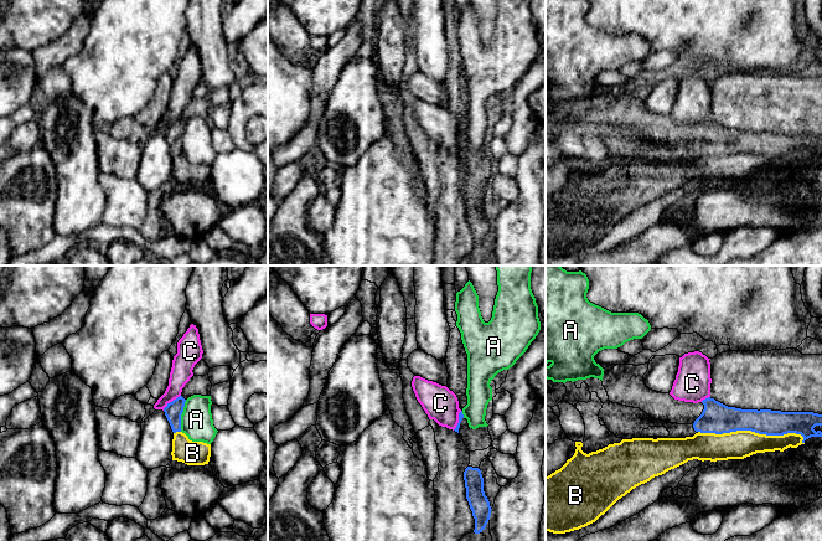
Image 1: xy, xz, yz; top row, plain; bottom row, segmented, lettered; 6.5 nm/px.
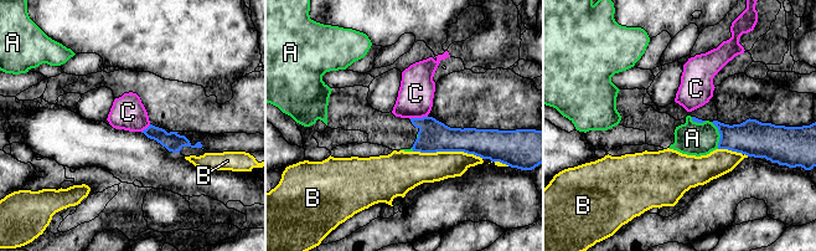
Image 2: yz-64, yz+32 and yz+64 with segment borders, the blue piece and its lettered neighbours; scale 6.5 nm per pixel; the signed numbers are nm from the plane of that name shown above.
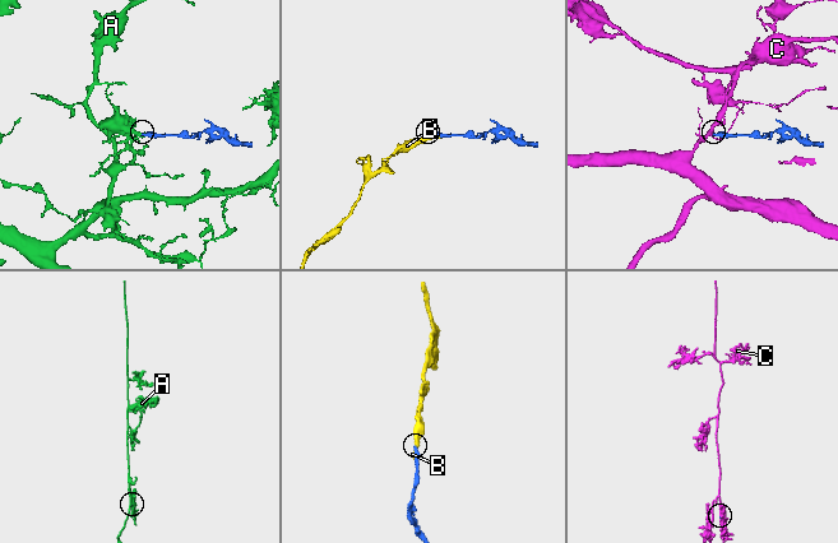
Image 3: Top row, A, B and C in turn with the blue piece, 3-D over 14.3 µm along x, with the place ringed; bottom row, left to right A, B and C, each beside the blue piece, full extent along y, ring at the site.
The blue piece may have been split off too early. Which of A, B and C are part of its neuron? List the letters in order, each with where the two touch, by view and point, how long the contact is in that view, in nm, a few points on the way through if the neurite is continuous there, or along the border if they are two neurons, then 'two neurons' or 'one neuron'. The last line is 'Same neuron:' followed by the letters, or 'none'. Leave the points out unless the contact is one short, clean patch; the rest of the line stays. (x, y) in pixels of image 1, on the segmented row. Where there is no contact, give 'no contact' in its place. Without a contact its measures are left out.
A: meets blue in xy at (180, 416); contact 220 nm long; border along xy (186, 400), (182, 407), (180, 431); two neurons
B: meets blue in yz at (754, 431); contact 700 nm long; two neurons
C: meets blue in xy at (172, 401); contact 160 nm long; border along xy (180, 395), (163, 410); two neurons
Same neuron: none

